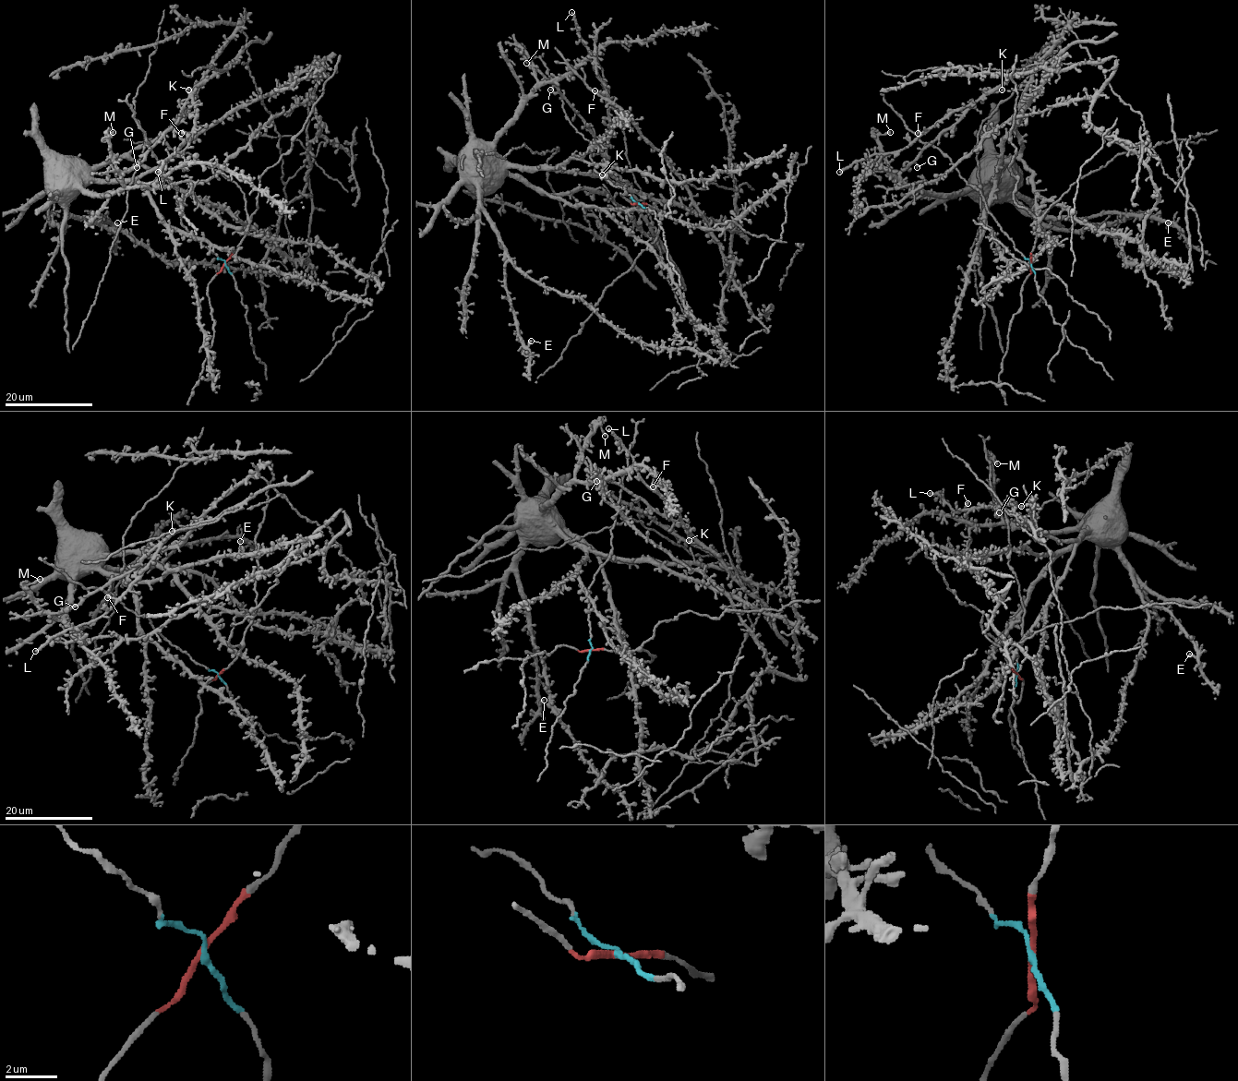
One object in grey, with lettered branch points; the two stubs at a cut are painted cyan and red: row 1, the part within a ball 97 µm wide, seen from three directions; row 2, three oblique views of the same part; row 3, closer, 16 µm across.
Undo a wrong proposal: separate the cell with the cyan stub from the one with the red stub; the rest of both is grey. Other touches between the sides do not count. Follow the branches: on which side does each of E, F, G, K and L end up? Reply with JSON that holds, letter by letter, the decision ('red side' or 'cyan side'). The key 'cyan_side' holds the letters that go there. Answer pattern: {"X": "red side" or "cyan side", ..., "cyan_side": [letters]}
{"E": "red side", "F": "cyan side", "G": "cyan side", "K": "cyan side", "L": "cyan side", "cyan_side": ["F", "G", "K", "L"]}

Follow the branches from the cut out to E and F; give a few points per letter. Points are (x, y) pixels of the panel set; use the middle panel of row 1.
E: (638, 203), (660, 212), (572, 206), (507, 174), (482, 186), (517, 333), (531, 341)
F: (638, 203), (594, 170), (590, 143), (563, 108), (561, 97), (602, 147), (608, 107), (594, 90)

